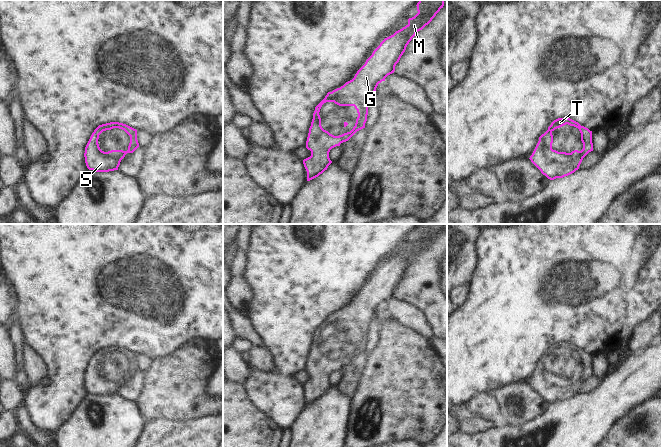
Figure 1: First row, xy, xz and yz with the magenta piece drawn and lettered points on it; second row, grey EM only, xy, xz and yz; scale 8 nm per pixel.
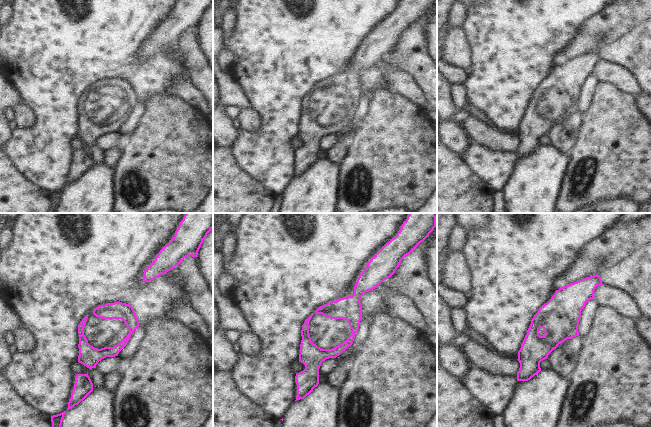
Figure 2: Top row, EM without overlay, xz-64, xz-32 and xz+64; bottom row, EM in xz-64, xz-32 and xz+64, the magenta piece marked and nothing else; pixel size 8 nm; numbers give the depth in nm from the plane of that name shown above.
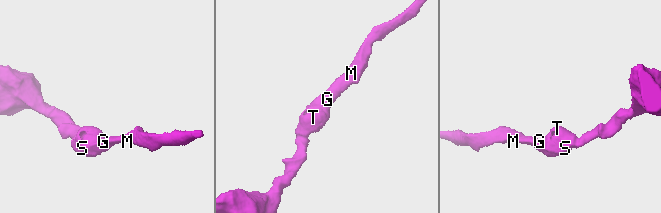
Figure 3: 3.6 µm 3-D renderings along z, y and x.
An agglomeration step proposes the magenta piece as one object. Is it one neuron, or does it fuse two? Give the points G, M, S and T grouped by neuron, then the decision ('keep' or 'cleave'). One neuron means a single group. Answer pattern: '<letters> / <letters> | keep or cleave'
G M S T | keep

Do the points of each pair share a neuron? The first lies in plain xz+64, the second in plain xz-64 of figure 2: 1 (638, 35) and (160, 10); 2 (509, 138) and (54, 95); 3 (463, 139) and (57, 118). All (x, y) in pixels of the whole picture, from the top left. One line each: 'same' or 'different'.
1: different
2: different
3: different

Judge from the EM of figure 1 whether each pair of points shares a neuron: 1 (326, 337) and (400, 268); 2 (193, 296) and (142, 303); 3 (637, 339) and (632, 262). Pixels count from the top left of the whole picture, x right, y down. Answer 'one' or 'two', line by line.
1: one
2: one
3: two

